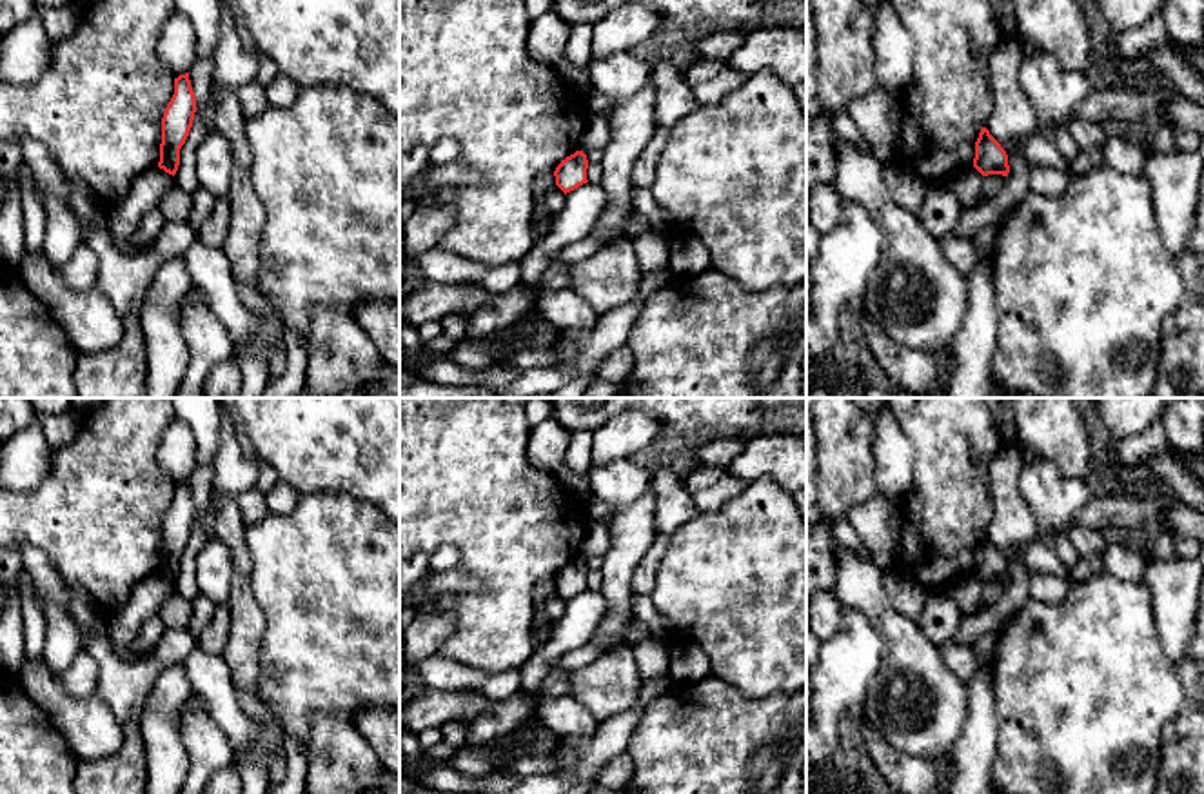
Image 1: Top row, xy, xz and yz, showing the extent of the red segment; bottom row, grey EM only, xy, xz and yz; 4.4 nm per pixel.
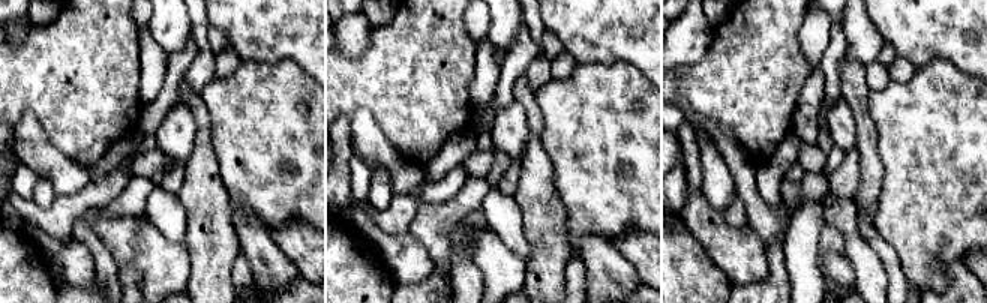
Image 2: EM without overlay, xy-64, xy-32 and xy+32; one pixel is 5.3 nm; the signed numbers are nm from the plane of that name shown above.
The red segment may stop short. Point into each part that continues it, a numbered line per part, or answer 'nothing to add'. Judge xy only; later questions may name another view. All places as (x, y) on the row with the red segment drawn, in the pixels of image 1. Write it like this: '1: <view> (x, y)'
nothing to add

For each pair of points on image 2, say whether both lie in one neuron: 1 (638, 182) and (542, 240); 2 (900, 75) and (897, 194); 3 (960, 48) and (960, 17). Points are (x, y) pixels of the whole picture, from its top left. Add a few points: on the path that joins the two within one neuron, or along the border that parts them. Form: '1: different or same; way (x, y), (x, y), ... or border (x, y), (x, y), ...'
1: different; border (555, 192), (564, 210), (564, 233), (572, 257)
2: different; border (917, 68), (906, 81), (891, 81)
3: same; way (960, 41), (959, 24)

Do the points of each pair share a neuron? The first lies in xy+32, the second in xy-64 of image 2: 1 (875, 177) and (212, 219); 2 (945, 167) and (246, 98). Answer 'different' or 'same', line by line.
1: same
2: same

